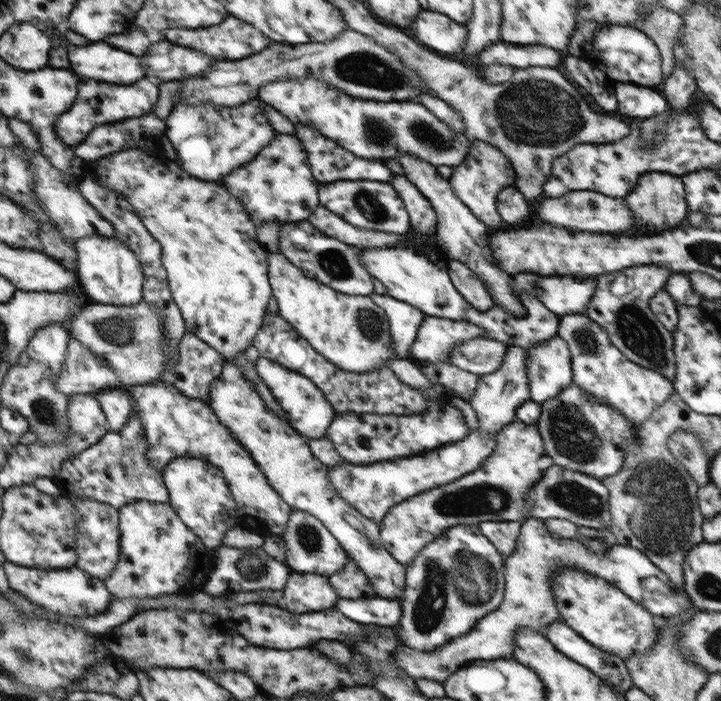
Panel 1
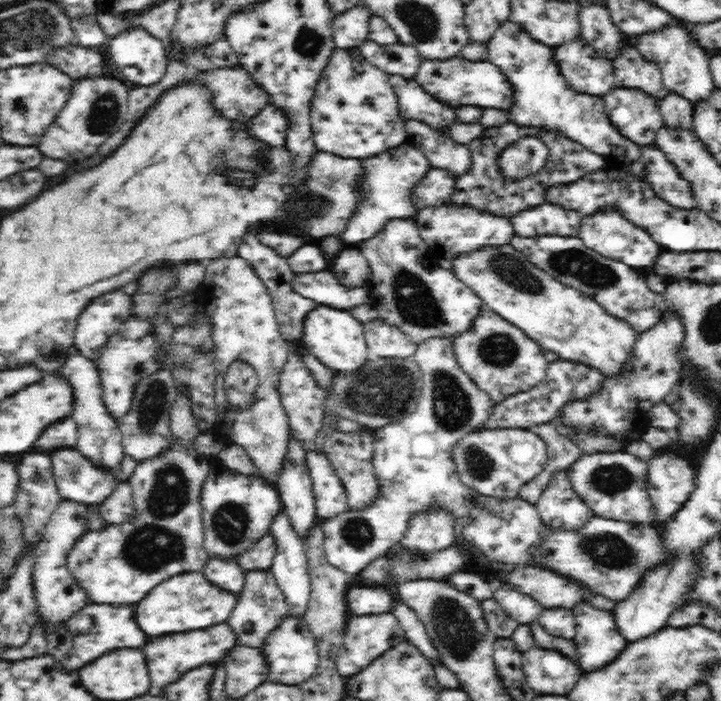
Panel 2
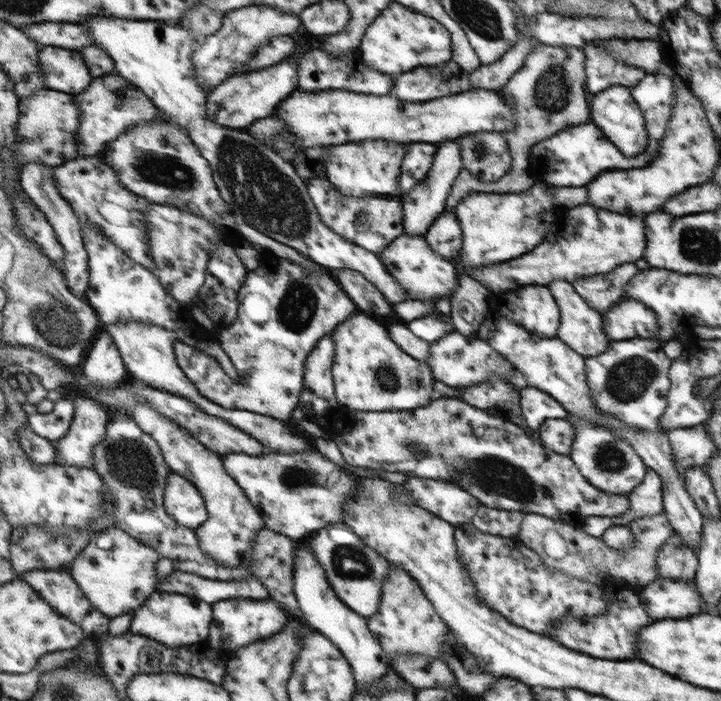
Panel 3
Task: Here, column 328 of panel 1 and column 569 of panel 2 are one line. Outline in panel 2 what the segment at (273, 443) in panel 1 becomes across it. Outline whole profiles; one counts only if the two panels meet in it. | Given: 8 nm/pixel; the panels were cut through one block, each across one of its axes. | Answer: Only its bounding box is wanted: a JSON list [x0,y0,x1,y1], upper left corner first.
[535,467,594,529]

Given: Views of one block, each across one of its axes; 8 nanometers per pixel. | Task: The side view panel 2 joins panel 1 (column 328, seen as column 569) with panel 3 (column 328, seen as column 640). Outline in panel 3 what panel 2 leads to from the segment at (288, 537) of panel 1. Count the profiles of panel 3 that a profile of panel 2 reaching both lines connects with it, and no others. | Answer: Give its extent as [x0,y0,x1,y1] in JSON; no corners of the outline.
[307,521,389,617]

